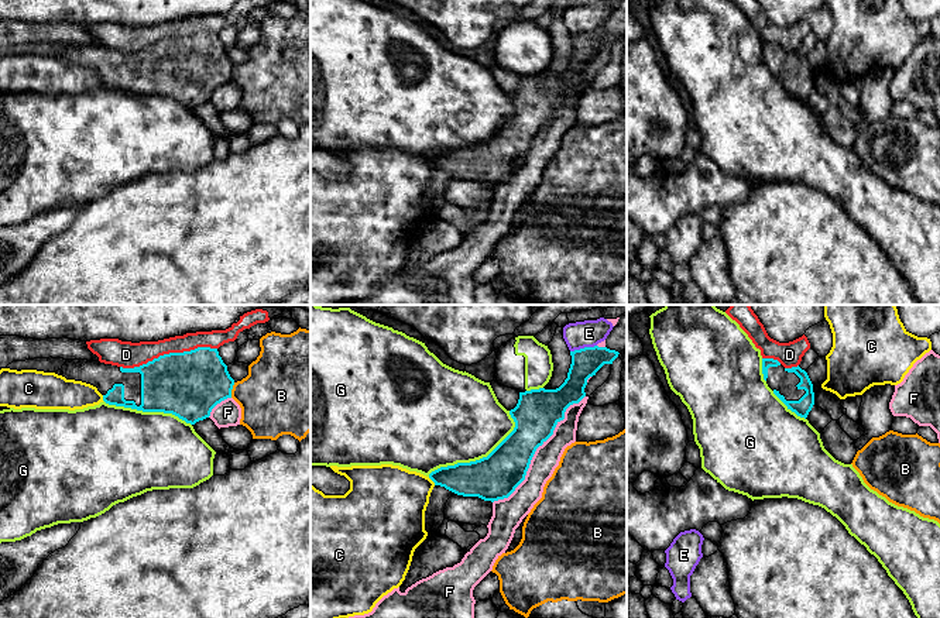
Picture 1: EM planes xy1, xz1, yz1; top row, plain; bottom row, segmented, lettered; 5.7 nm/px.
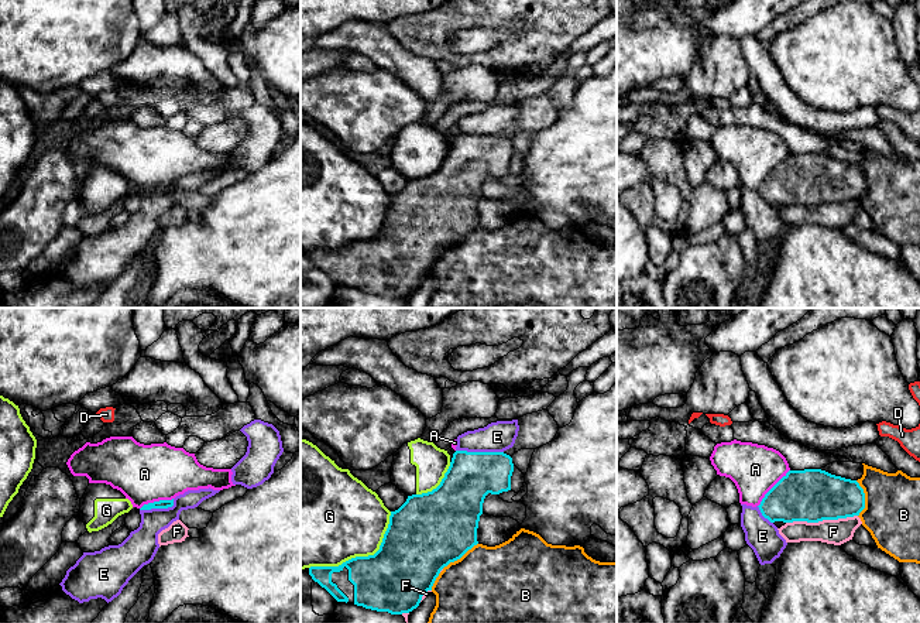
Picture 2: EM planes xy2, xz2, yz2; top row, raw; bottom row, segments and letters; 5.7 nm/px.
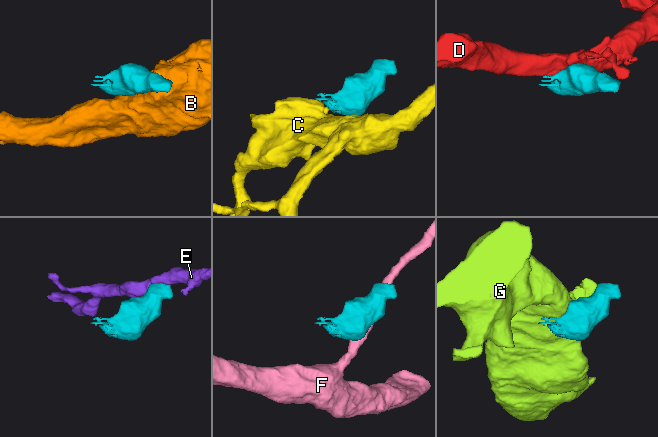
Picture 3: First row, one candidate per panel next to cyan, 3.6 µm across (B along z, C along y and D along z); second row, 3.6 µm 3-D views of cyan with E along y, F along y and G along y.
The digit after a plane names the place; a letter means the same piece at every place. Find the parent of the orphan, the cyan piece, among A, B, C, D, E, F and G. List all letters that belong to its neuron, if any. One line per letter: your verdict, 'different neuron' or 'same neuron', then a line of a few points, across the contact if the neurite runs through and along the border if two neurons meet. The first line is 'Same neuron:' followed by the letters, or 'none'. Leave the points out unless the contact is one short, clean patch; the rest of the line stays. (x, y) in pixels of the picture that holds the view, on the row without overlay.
Same neuron: none
A: different neuron; line yz2 (789, 153), (758, 190)
B: different neuron; line xz2 (477, 226), (442, 252)
C: different neuron; line xz1 (428, 161), (435, 168)
D: different neuron
E: different neuron; line xz2 (456, 133), (503, 136)
F: different neuron
G: different neuron

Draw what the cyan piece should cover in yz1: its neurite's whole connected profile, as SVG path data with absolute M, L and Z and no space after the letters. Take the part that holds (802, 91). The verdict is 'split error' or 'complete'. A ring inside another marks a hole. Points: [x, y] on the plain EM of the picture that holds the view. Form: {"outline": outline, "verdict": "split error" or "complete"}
{"outline": "M762 42L762 58L773 78L800 102L807 102L814 89L813 68L799 49L785 52L778 44Z", "verdict": "split error"}

